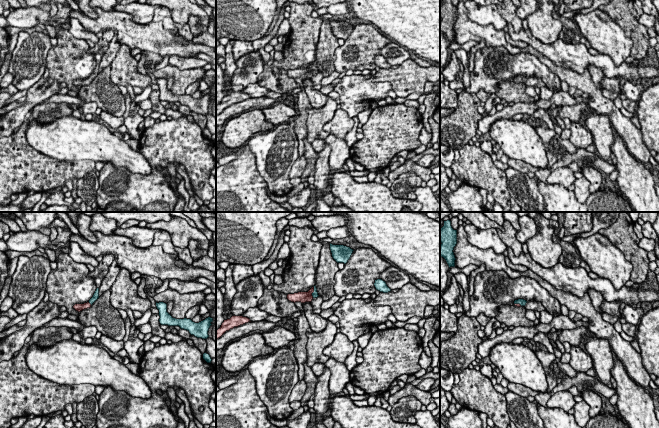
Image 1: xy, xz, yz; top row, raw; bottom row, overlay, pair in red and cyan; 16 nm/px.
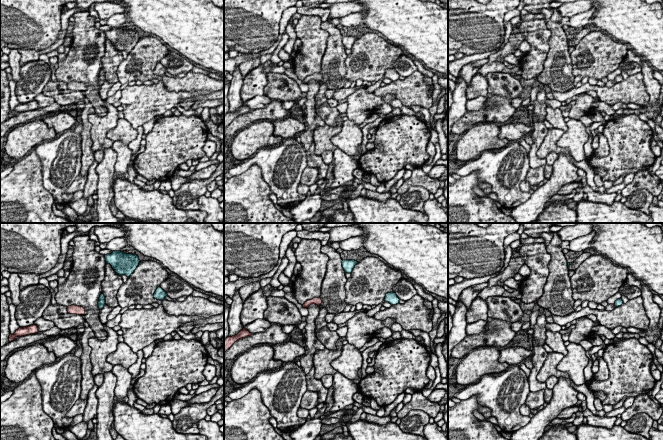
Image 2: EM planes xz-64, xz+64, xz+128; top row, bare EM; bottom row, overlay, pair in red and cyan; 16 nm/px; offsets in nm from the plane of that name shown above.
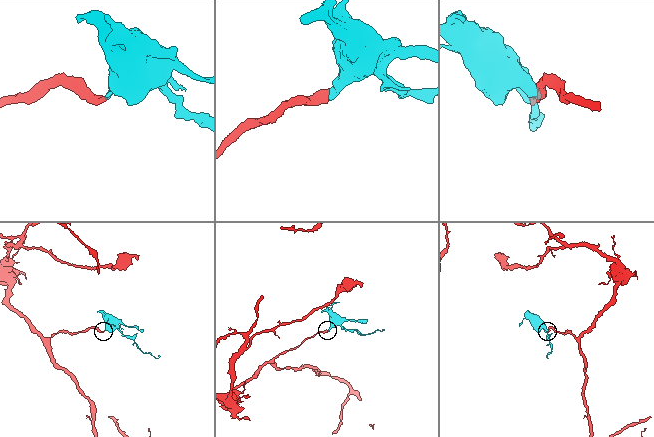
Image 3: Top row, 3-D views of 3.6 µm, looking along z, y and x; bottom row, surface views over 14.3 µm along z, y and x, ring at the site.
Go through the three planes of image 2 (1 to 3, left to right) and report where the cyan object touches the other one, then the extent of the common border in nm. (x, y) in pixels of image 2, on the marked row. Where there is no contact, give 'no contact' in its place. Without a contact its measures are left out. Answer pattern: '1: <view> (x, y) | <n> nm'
1: no contact
2: no contact
3: no contact

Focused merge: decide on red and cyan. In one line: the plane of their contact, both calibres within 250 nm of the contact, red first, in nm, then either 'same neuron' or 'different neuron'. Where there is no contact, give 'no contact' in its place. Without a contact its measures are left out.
xy | 130/100 nm | same neuron

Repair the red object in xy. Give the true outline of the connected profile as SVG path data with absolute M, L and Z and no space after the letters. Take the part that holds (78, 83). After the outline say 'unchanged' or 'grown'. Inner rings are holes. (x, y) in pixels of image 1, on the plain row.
M99 64L96 65L93 73L92 73L87 79L84 79L84 80L75 80L75 81L73 82L73 84L74 84L76 87L80 88L80 87L82 87L82 86L84 86L84 85L90 84L91 81L92 81L98 74L99 74Z; grown

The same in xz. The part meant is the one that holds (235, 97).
M235 91L230 95L224 96L221 103L216 107L216 115L220 114L226 107L229 107L234 103L238 103L248 98L251 98L249 94Z; unchanged

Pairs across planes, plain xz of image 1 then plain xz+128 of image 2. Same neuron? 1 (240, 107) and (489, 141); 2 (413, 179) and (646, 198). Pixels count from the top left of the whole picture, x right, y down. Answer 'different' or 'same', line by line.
1: different
2: same

